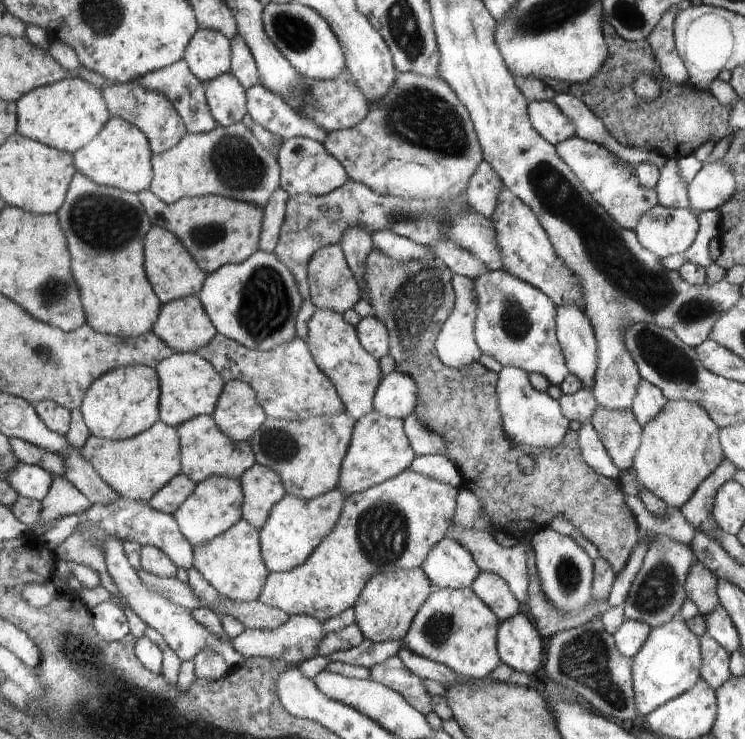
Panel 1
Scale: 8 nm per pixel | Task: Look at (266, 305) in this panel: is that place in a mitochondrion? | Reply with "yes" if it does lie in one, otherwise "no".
yes

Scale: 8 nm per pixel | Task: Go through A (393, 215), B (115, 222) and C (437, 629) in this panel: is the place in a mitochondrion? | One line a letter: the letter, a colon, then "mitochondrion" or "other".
A: mitochondrion
B: mitochondrion
C: mitochondrion

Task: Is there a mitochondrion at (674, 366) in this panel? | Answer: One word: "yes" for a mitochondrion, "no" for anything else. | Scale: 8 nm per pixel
yes

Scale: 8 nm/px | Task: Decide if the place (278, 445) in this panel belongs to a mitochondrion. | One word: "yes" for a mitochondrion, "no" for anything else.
yes

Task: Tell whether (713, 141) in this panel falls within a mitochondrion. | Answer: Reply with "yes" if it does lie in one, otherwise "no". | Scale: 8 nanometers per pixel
no

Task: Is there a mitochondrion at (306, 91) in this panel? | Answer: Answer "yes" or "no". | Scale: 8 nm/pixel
no

